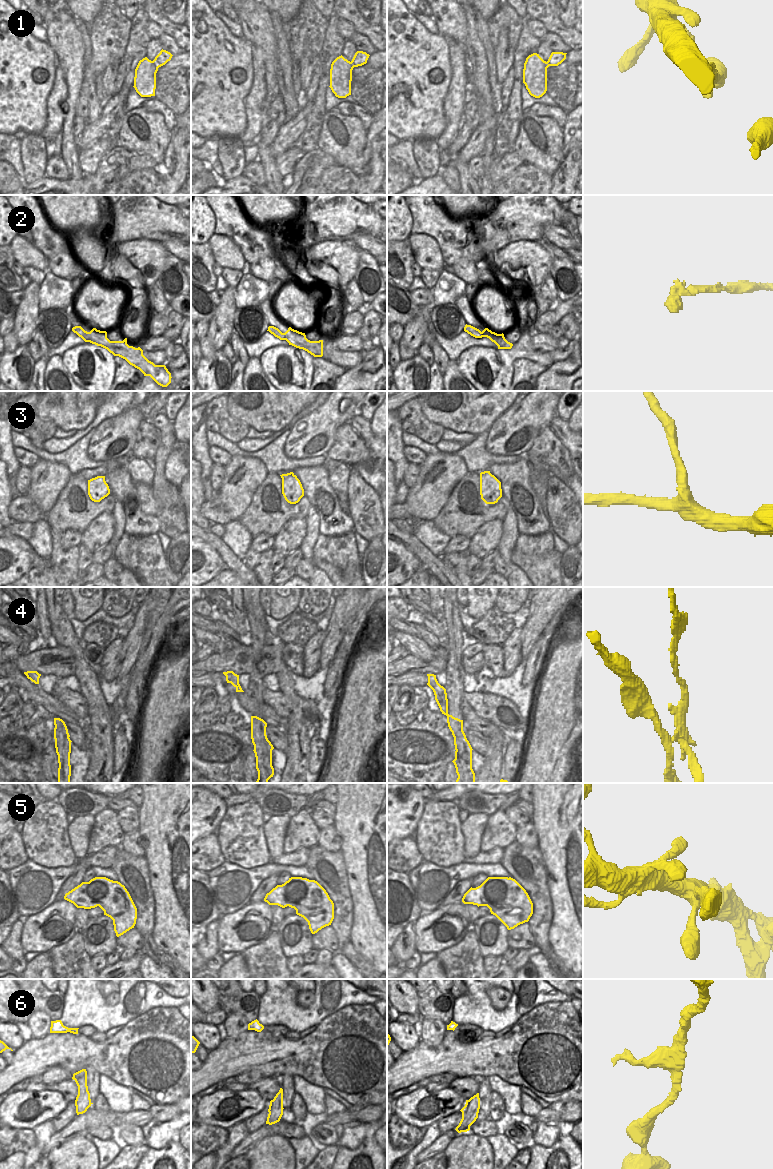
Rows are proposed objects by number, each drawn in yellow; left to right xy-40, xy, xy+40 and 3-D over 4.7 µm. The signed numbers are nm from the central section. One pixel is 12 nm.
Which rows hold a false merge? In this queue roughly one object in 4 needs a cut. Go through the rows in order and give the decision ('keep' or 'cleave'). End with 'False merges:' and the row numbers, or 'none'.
1: keep
2: cleave
3: keep
4: cleave
5: keep
6: keep
False merges: 2, 4

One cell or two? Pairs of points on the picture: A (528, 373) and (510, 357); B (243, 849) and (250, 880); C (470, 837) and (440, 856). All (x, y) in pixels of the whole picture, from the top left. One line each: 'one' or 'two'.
A: two
B: two
C: two

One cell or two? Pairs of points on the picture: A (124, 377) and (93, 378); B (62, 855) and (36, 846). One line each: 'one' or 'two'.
A: two
B: one

